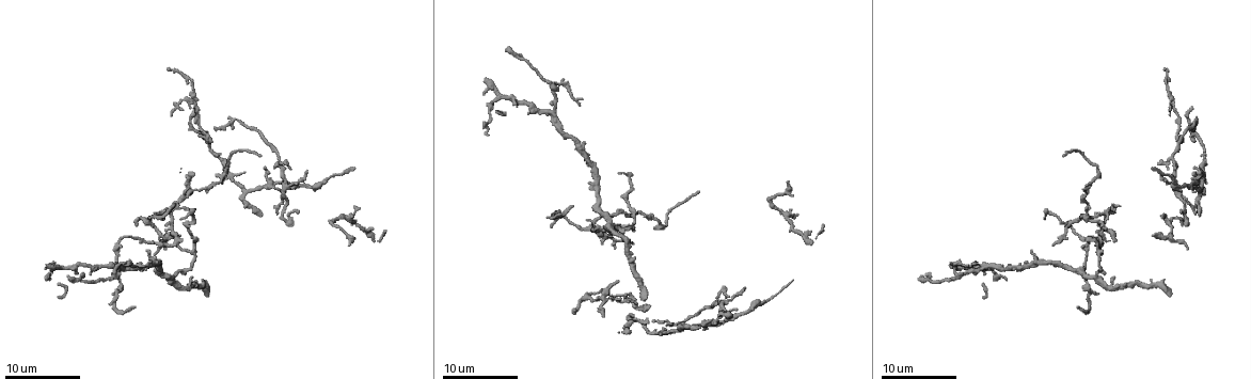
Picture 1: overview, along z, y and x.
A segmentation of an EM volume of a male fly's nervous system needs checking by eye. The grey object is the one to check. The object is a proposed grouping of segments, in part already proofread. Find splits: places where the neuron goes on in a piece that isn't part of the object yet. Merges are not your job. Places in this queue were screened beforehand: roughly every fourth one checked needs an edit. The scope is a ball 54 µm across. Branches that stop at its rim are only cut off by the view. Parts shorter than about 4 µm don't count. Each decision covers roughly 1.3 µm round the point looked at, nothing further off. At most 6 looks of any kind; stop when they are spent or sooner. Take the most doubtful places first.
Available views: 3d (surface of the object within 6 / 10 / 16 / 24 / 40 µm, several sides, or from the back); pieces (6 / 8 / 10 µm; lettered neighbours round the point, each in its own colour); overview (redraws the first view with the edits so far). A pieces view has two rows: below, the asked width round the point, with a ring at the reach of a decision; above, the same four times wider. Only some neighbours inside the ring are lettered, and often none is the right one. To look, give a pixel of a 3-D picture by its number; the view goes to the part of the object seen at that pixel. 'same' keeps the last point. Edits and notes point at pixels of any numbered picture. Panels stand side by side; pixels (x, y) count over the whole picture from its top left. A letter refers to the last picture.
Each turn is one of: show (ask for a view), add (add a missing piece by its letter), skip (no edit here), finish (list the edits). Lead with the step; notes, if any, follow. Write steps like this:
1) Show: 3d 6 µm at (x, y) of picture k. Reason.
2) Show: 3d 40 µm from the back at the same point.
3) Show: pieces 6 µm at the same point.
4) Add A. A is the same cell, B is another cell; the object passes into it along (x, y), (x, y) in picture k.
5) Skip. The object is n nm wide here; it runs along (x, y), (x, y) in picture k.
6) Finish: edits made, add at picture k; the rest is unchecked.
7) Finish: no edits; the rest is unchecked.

Show: 3d 6 µm at (617, 282) of picture 1. An open end.

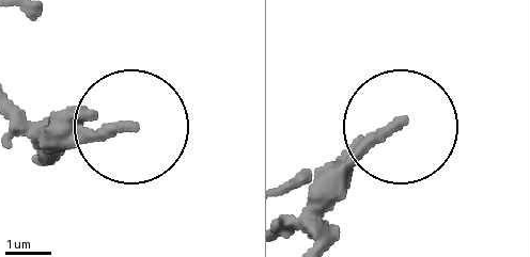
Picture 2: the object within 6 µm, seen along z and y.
Show: pieces 10 µm at (127, 125) of picture 2. See the neighbours.

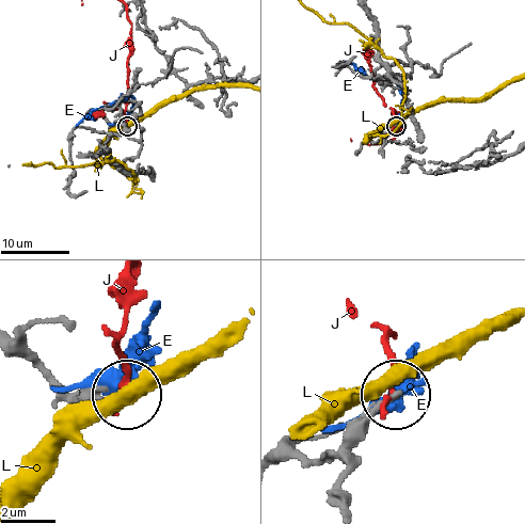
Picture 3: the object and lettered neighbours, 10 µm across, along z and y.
Skip. E, J and L are other cells; none of them fits.

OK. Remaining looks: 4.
Show: pieces 8 µm at (619, 171) of picture 1. Thin end.

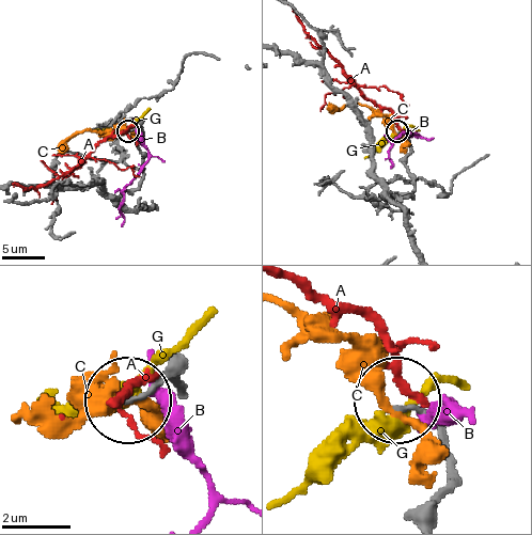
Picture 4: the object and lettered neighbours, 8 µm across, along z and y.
Skip. The object is 130 nm wide here; A, B, C and G are other cells; no lettered piece goes on from it.

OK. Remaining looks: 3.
Show: 3d 6 µm at (156, 253) of picture 1. Free end.

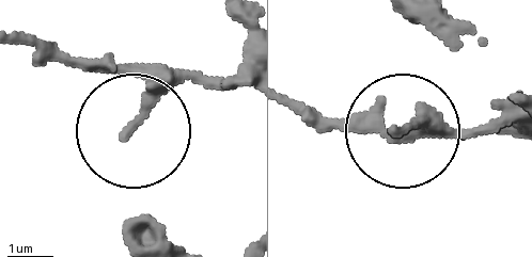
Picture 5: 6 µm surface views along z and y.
Show: pieces 6 µm at (128, 130) of picture 5.

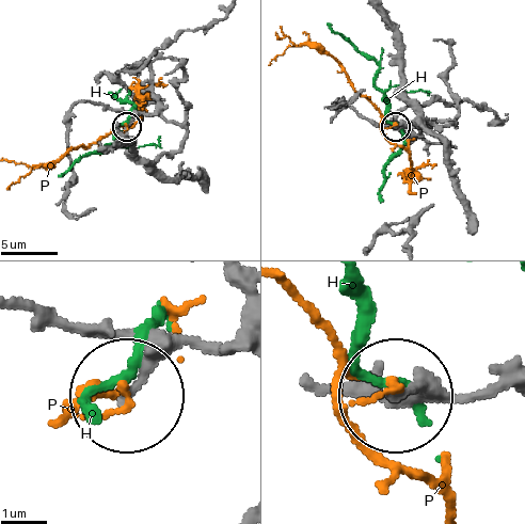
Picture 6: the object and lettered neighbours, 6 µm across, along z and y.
Skip. The object is 160 nm wide here; H and P are other cells; none of them fits.

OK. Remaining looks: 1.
Finish: no edits; the rest is unchecked.

